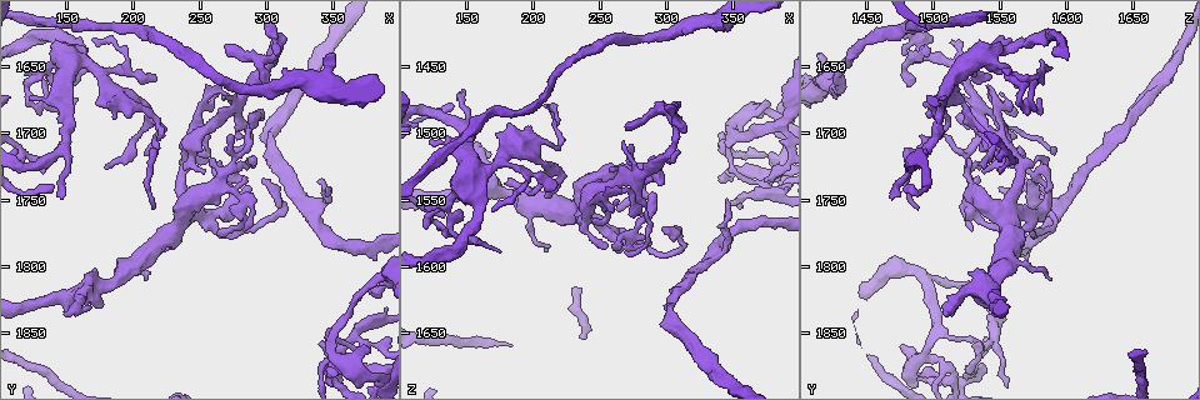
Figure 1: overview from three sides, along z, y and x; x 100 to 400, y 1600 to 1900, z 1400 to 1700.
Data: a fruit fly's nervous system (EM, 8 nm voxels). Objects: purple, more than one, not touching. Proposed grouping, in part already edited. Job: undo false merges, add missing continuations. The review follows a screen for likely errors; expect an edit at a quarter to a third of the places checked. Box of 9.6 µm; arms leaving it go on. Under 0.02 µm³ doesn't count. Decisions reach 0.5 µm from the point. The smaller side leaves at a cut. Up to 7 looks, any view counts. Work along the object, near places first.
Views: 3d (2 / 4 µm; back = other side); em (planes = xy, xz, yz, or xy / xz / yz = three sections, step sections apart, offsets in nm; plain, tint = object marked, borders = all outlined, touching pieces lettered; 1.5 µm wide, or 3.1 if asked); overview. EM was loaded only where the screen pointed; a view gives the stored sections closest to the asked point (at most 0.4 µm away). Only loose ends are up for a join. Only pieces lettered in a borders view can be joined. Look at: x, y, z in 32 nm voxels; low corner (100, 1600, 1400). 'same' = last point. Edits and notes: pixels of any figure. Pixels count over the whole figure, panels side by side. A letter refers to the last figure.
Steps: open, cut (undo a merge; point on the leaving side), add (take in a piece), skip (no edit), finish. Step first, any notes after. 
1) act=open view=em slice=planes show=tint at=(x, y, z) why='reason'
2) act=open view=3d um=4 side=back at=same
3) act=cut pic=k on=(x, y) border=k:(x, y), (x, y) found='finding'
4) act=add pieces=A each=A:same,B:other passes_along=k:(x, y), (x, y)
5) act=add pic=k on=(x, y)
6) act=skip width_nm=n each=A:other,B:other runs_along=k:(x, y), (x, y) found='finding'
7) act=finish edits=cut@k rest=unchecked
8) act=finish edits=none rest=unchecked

act=open view=em slice=planes show=borders at=(258, 1718, 1570) why='branch stops here'

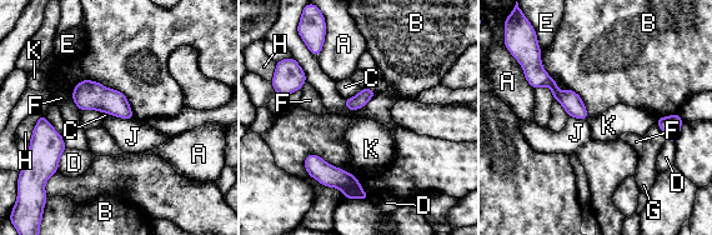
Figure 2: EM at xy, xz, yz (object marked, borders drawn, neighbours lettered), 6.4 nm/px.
act=skip each=A:other,B:other,C:other,D:other,E:other,F:other,G:other,H:other,J:other,K:other runs_along=2:(541, 74), (583, 115) found='none of them fits'

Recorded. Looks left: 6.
act=open view=em slice=planes show=tint at=(344, 1742, 1550) why='tapers out'

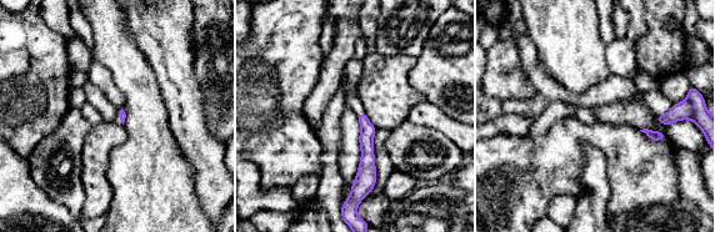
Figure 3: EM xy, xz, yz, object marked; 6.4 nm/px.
act=open view=em slice=planes show=borders at=same

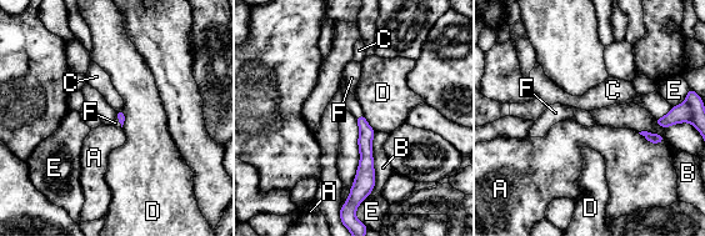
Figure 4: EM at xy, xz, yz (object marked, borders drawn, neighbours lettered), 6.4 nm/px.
act=add pieces=F each=A:other,B:other,C:other,D:other,E:other,F:same passes_along=4:(366, 134), (360, 115), (351, 78) found='the neuron continues'

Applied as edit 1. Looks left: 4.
act=open view=overview

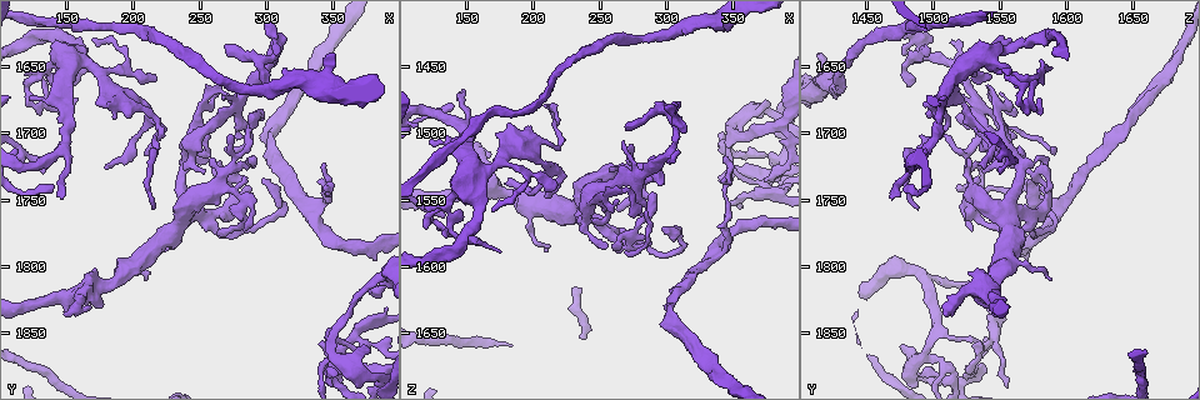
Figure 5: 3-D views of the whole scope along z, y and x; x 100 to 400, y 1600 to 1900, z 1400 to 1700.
act=open view=em slice=xz step=4 show=tint at=(210, 1808, 1588) why='thin end'

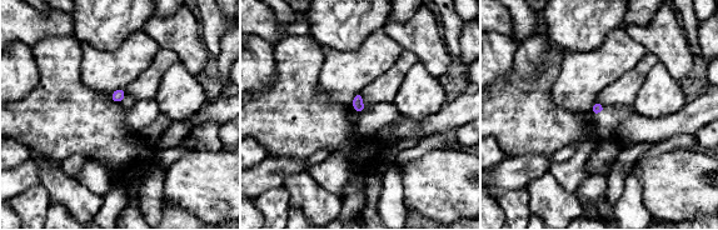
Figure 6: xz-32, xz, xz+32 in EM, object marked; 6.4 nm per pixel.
act=open view=em slice=planes show=borders at=same why='another direction'

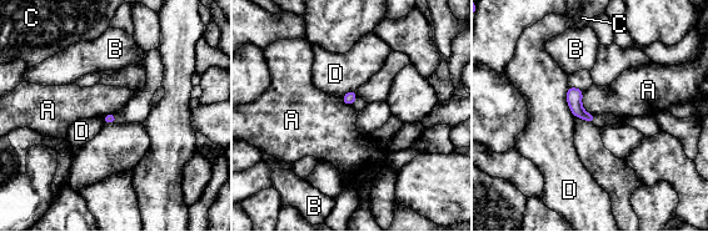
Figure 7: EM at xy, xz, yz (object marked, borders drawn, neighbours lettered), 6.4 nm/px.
act=skip each=A:other,B:other,C:other,D:other border=7:(582, 91), (582, 106), (593, 115) found='none of them fits'

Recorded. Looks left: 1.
act=finish edits=add@4 rest=unchecked

